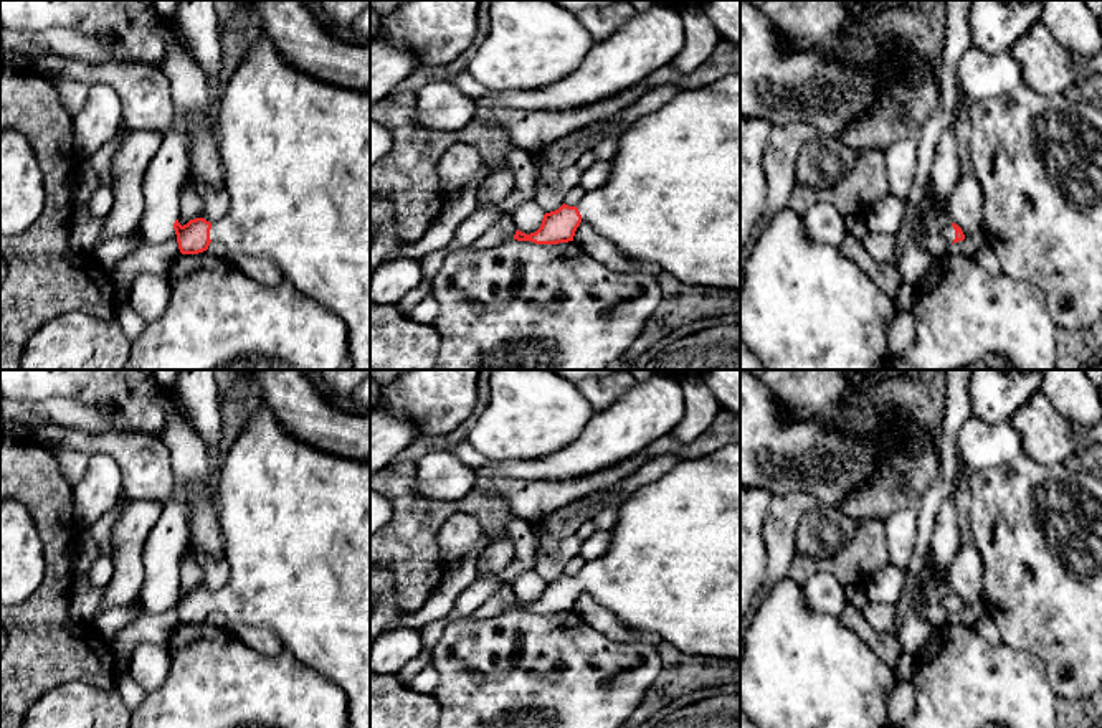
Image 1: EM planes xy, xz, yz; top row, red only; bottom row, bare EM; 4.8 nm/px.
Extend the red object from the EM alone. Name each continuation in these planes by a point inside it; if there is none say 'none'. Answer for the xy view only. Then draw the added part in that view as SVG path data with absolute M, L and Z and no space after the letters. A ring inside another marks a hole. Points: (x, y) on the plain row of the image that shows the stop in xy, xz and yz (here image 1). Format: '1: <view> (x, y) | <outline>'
1: xy (296, 522) | M259 403L251 419L240 433L225 457L218 480L218 522L225 540L225 561L230 578L225 586L211 593L210 609L220 612L228 624L269 627L302 665L335 683L347 697L350 728L370 728L370 464L355 459L340 459L322 452L287 434L276 416Z

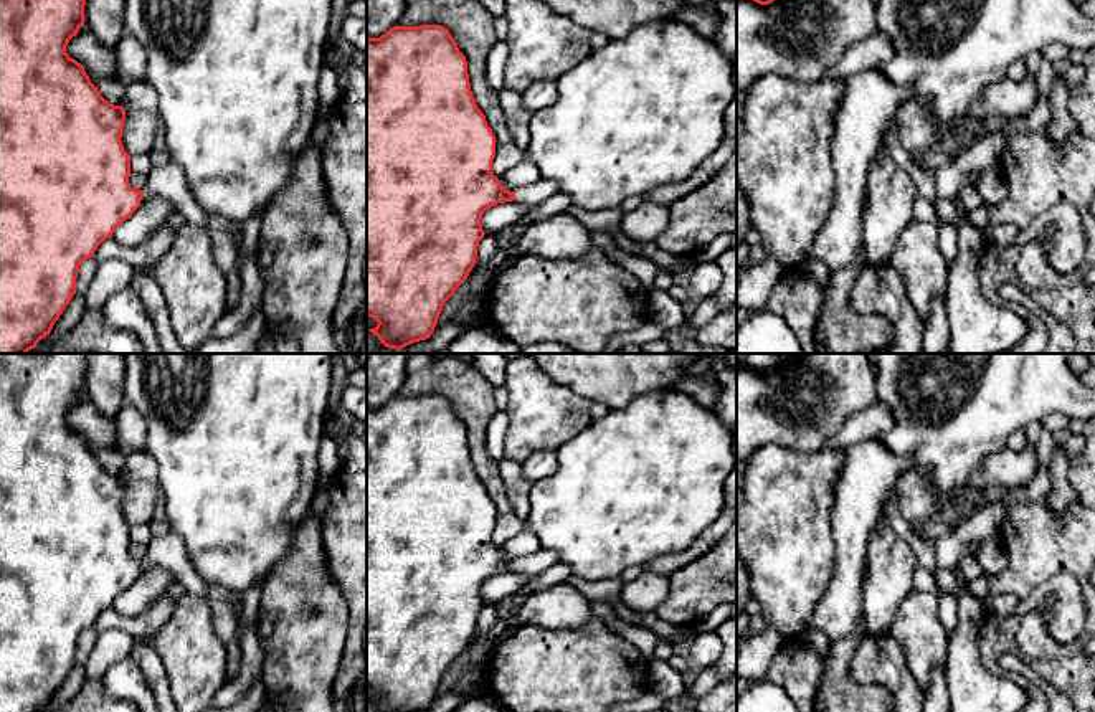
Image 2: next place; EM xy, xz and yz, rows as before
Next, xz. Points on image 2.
1: xz (534, 564) | M540 548L535 553L515 558L514 565L515 572L524 573L529 578L533 578L558 562L560 562L558 553L547 548Z

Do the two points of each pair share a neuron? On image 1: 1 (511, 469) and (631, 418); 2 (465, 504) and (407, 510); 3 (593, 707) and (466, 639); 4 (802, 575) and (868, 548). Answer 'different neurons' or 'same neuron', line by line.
1: same neuron
2: same neuron
3: same neuron
4: same neuron

